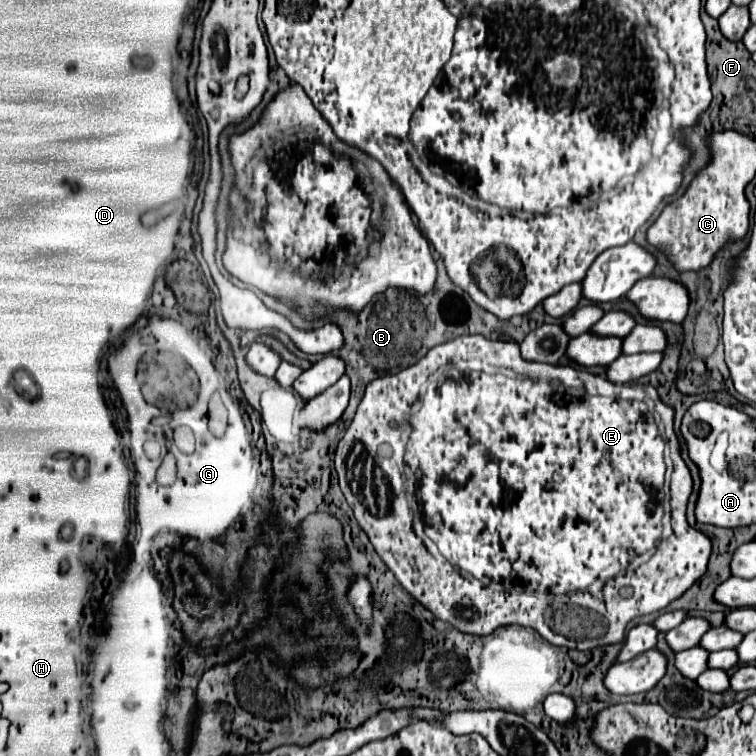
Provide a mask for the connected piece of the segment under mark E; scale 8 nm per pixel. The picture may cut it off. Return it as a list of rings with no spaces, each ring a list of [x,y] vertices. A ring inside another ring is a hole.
[[[460,335],[460,337],[456,337],[456,339],[452,339],[452,341],[448,341],[448,343],[442,343],[442,345],[436,345],[436,347],[434,347],[434,349],[430,349],[430,351],[428,351],[428,353],[426,353],[426,355],[424,355],[424,357],[422,357],[422,359],[418,359],[418,363],[414,363],[414,365],[410,365],[410,367],[406,367],[406,369],[402,369],[402,371],[398,371],[398,373],[386,373],[386,375],[382,375],[382,377],[376,377],[376,379],[372,379],[372,381],[370,381],[370,383],[368,383],[368,385],[366,385],[366,389],[364,389],[364,395],[362,395],[362,401],[360,401],[360,403],[358,403],[358,409],[356,409],[356,415],[354,415],[354,419],[352,419],[352,423],[350,423],[350,427],[348,427],[348,429],[346,429],[346,433],[344,433],[344,437],[342,437],[342,439],[340,439],[340,443],[338,443],[338,449],[336,449],[336,459],[334,459],[334,463],[336,463],[336,473],[338,473],[338,477],[340,477],[340,487],[342,487],[342,493],[344,493],[344,497],[346,497],[346,501],[348,501],[348,505],[350,505],[350,509],[352,509],[352,511],[354,511],[354,517],[356,517],[356,521],[358,521],[358,525],[360,525],[360,527],[362,527],[362,531],[364,531],[364,533],[366,533],[366,535],[368,535],[368,539],[370,539],[370,543],[372,543],[372,545],[374,545],[374,549],[376,549],[376,553],[378,553],[378,555],[380,555],[380,559],[382,559],[382,561],[384,561],[384,563],[386,563],[386,567],[388,567],[388,569],[390,569],[390,571],[392,571],[392,573],[394,573],[394,577],[396,577],[396,579],[398,579],[398,581],[400,581],[400,583],[402,583],[402,587],[404,587],[404,589],[406,589],[406,591],[408,591],[408,593],[410,593],[410,595],[412,595],[412,597],[414,597],[414,599],[416,599],[416,601],[418,601],[418,603],[422,603],[422,605],[424,605],[424,607],[426,607],[426,609],[428,609],[428,611],[430,611],[430,613],[434,613],[434,617],[440,617],[440,619],[442,619],[442,621],[446,621],[446,623],[450,623],[450,625],[454,625],[454,627],[456,627],[456,629],[460,629],[460,631],[464,631],[464,633],[470,633],[470,635],[490,635],[490,633],[492,633],[492,631],[494,631],[494,629],[498,629],[498,627],[502,627],[502,625],[510,625],[510,623],[518,623],[518,625],[524,625],[524,627],[532,627],[532,629],[536,629],[536,631],[538,631],[538,633],[540,633],[540,635],[542,635],[542,637],[544,637],[544,639],[546,639],[546,641],[548,641],[548,643],[552,643],[552,645],[558,645],[558,647],[568,647],[568,649],[576,649],[576,651],[590,651],[590,649],[596,649],[596,647],[604,647],[604,645],[612,645],[612,643],[622,643],[622,641],[624,641],[624,637],[626,637],[626,627],[628,627],[628,623],[630,623],[630,621],[632,621],[632,619],[634,619],[634,617],[640,617],[640,615],[648,615],[648,613],[654,613],[654,611],[660,611],[660,609],[664,609],[664,607],[668,607],[668,605],[670,605],[670,603],[672,603],[672,601],[676,601],[676,599],[678,599],[678,597],[682,597],[682,593],[684,593],[684,591],[686,591],[686,589],[690,589],[690,585],[694,585],[694,581],[698,581],[698,577],[702,577],[702,573],[706,573],[706,565],[708,565],[708,559],[710,559],[710,539],[708,539],[708,537],[706,537],[706,535],[704,535],[704,533],[702,533],[702,531],[698,531],[698,529],[692,529],[692,527],[690,527],[690,525],[688,525],[688,521],[686,521],[686,507],[688,507],[688,497],[690,497],[690,495],[692,495],[692,485],[694,485],[694,481],[692,481],[692,475],[690,475],[690,471],[688,471],[688,467],[686,467],[686,463],[684,463],[684,459],[682,459],[682,451],[680,451],[680,442],[679,442],[679,440],[678,440],[678,437],[677,437],[677,435],[676,435],[676,434],[675,434],[675,432],[674,432],[674,428],[673,428],[673,423],[674,423],[674,409],[670,409],[670,405],[664,405],[664,401],[660,401],[660,397],[659,397],[659,395],[658,395],[658,391],[657,391],[657,389],[656,389],[656,388],[655,388],[655,387],[653,387],[653,386],[647,386],[647,387],[646,387],[646,389],[647,389],[647,392],[648,392],[648,394],[649,394],[649,395],[654,395],[654,396],[653,396],[653,397],[654,397],[654,401],[656,401],[656,411],[658,411],[658,413],[660,413],[660,416],[661,416],[661,418],[662,418],[662,422],[663,422],[663,429],[664,429],[664,437],[666,437],[666,439],[667,439],[667,441],[668,441],[668,443],[669,443],[669,447],[670,447],[670,448],[669,448],[669,454],[670,454],[670,458],[671,458],[671,460],[672,460],[672,461],[674,461],[674,473],[672,473],[672,483],[670,483],[670,493],[672,493],[672,501],[670,501],[670,505],[672,505],[672,527],[674,527],[674,533],[672,533],[672,535],[671,535],[671,536],[670,536],[670,537],[668,537],[668,539],[663,539],[663,538],[662,538],[662,530],[663,530],[663,526],[662,526],[662,517],[663,517],[663,515],[664,515],[664,513],[670,513],[670,505],[669,505],[669,496],[668,496],[668,495],[667,495],[667,494],[665,494],[665,493],[663,493],[663,492],[662,492],[662,491],[660,491],[660,487],[662,487],[662,485],[664,485],[664,473],[666,473],[666,463],[664,463],[664,447],[666,447],[666,439],[664,439],[664,437],[662,437],[662,435],[660,435],[660,433],[658,433],[658,427],[656,427],[656,423],[648,423],[648,421],[646,421],[646,415],[644,415],[644,413],[642,413],[642,411],[640,411],[640,405],[638,405],[638,403],[636,403],[636,401],[628,401],[628,399],[620,399],[620,397],[624,397],[624,393],[626,393],[626,385],[620,385],[620,383],[612,383],[612,381],[608,381],[608,379],[606,379],[606,377],[602,377],[602,375],[592,375],[592,373],[584,373],[584,371],[574,371],[574,369],[572,369],[572,367],[562,367],[562,365],[546,365],[546,363],[532,363],[532,361],[524,361],[524,359],[522,359],[522,357],[520,357],[520,347],[518,347],[518,343],[516,343],[516,341],[488,341],[488,339],[486,339],[486,337],[484,337],[484,335]],[[560,381],[564,381],[564,383],[566,383],[566,385],[572,385],[572,387],[582,387],[582,385],[584,385],[584,387],[586,387],[586,391],[588,391],[588,393],[606,393],[606,397],[604,397],[604,395],[588,395],[588,393],[582,393],[582,389],[566,389],[566,385],[562,385],[562,383],[560,383]],[[422,385],[426,385],[426,391],[424,391],[424,395],[422,395],[422,405],[420,405],[420,413],[416,413],[416,411],[414,411],[414,413],[412,413],[412,417],[408,417],[408,419],[414,419],[414,421],[410,421],[410,431],[408,431],[408,439],[406,439],[406,445],[404,445],[404,465],[406,465],[406,469],[404,469],[404,473],[406,473],[406,477],[408,477],[408,479],[410,479],[410,481],[414,481],[414,497],[416,497],[416,503],[418,503],[418,507],[420,507],[420,513],[418,513],[418,515],[420,515],[420,521],[422,521],[422,523],[424,523],[424,527],[426,527],[426,529],[430,529],[430,531],[424,531],[424,535],[426,535],[426,537],[428,537],[428,539],[430,539],[430,541],[426,541],[426,539],[424,539],[424,537],[422,537],[422,535],[416,535],[416,531],[414,531],[414,515],[410,515],[410,513],[412,513],[412,511],[410,511],[410,505],[408,505],[408,501],[398,501],[398,505],[390,505],[390,499],[392,499],[392,497],[390,497],[390,489],[388,489],[388,479],[382,479],[382,473],[386,473],[386,469],[384,469],[384,467],[382,467],[382,461],[374,461],[374,459],[372,459],[372,447],[378,447],[378,443],[380,443],[380,439],[376,439],[376,441],[372,441],[372,427],[374,427],[374,429],[378,429],[378,431],[386,431],[386,429],[388,429],[388,425],[394,425],[394,427],[396,427],[396,425],[400,425],[400,423],[402,423],[402,421],[406,421],[406,411],[400,411],[400,405],[404,405],[404,409],[406,409],[406,407],[408,407],[408,405],[412,405],[412,403],[414,403],[414,401],[416,401],[416,399],[418,399],[418,393],[420,393],[420,389],[422,389]],[[594,581],[598,581],[598,585],[604,585],[604,591],[600,591],[600,595],[594,595],[594,593],[590,593],[590,591],[588,591],[588,589],[586,589],[586,585],[590,585],[590,587],[592,587],[592,583],[594,583]],[[622,587],[632,587],[632,589],[634,589],[634,593],[632,593],[632,597],[630,597],[630,599],[624,599],[624,597],[620,597],[620,593],[618,593],[618,591],[620,591],[620,589],[622,589]],[[592,595],[594,595],[594,597],[596,597],[596,599],[598,599],[598,597],[602,597],[602,599],[598,599],[598,603],[596,603],[596,609],[598,609],[598,613],[600,613],[600,615],[602,615],[602,617],[598,617],[598,615],[596,615],[596,613],[594,613],[594,609],[590,609],[590,603],[594,603],[594,599],[592,599],[592,601],[590,601],[590,597],[592,597]]]

